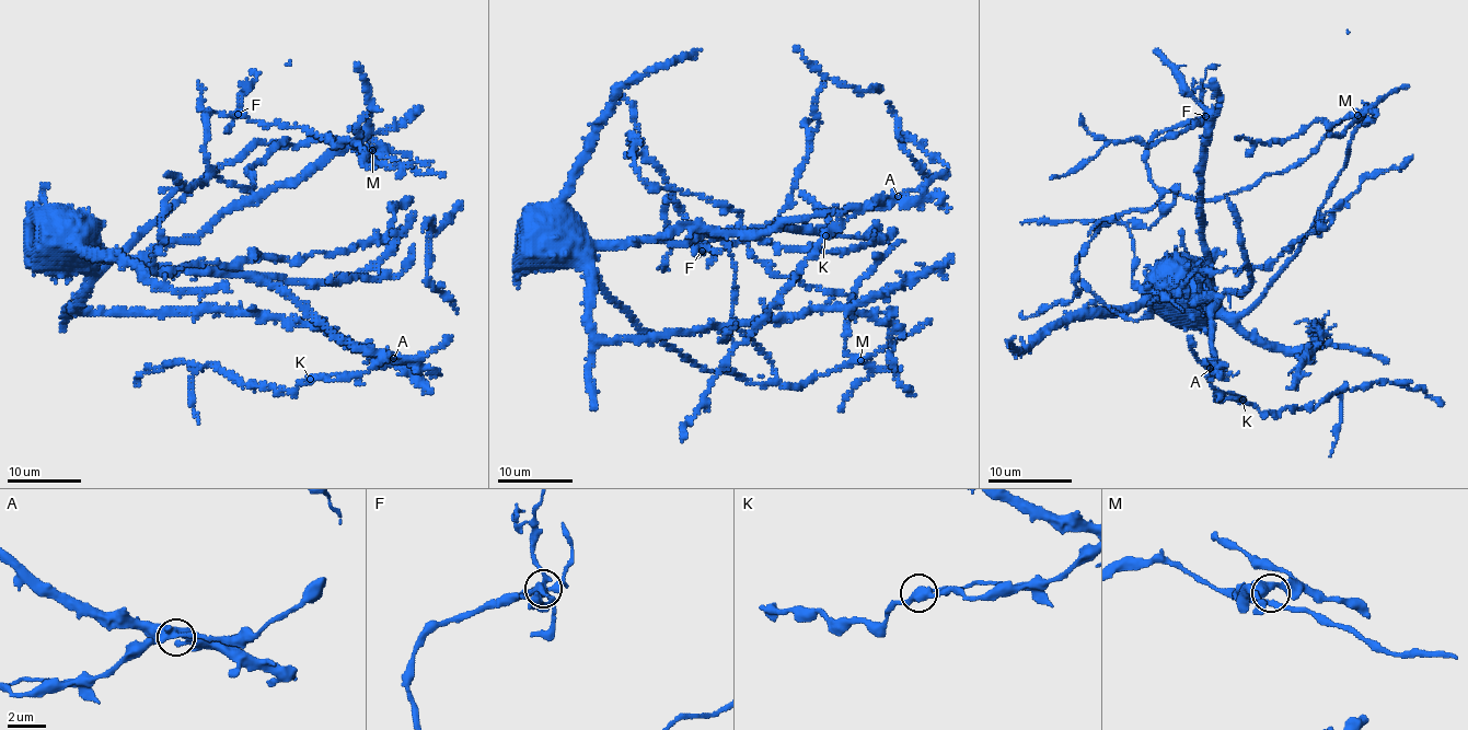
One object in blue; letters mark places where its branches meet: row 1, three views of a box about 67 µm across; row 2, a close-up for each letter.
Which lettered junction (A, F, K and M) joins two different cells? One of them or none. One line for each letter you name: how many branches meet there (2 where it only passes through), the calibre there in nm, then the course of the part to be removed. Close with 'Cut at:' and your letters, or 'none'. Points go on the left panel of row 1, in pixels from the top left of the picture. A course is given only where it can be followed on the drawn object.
F: 4 branches meet; 360 nm thick; foreign part runs (238, 114), (241, 95), (258, 74), (250, 72)
Cut at: F

